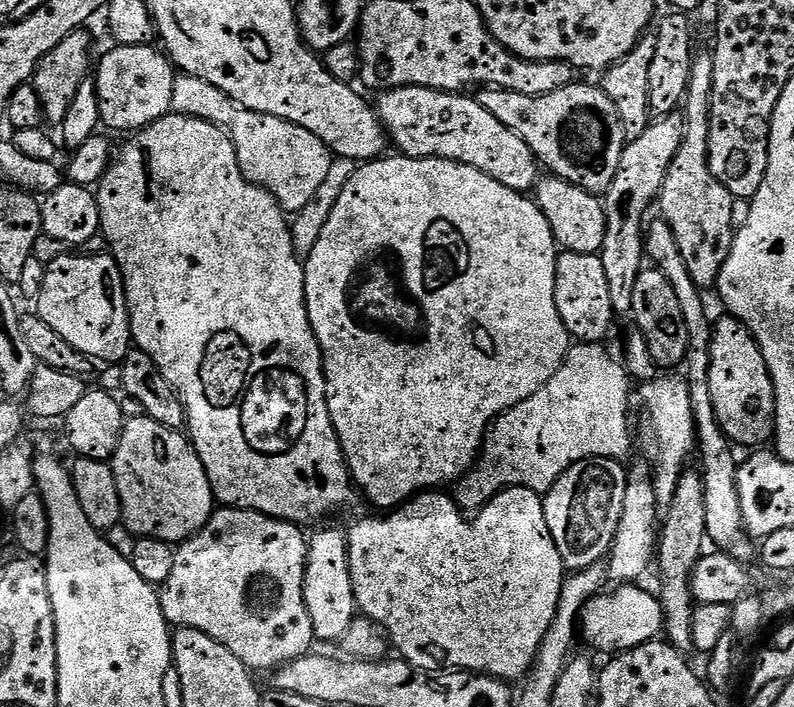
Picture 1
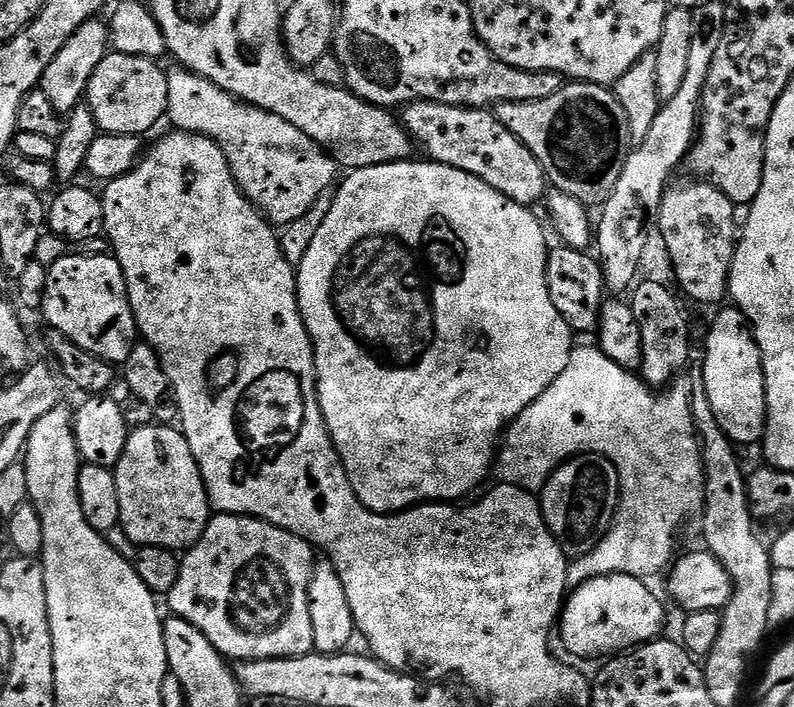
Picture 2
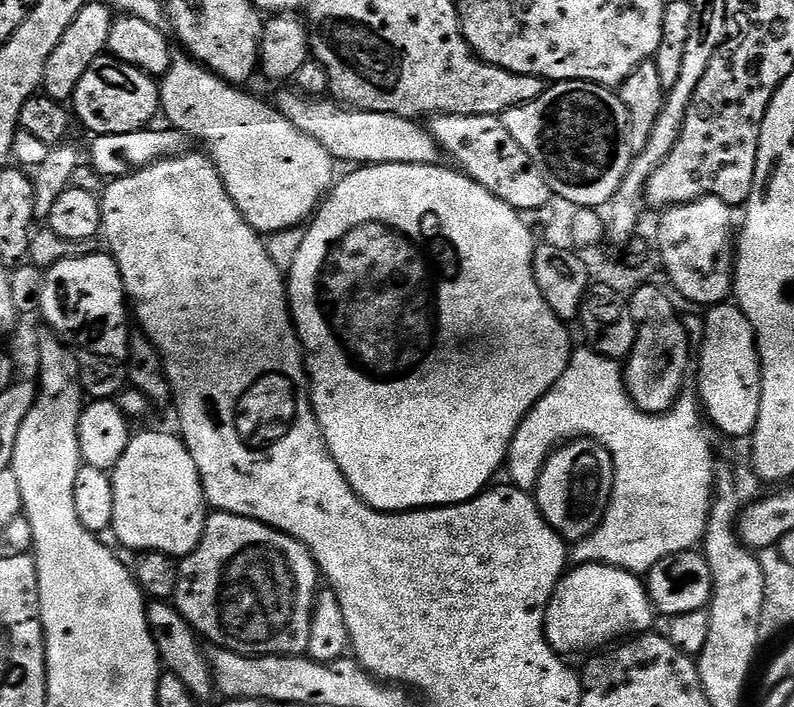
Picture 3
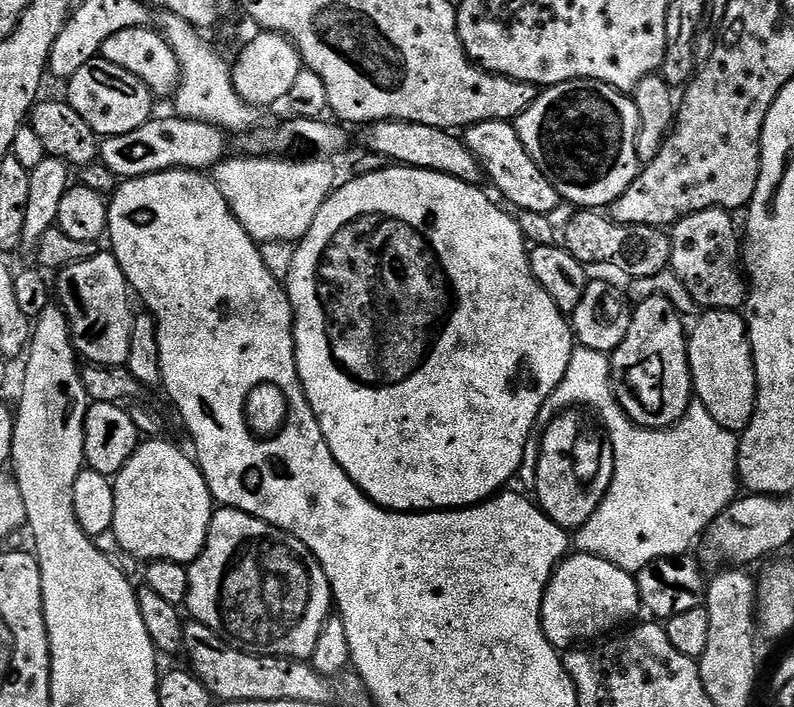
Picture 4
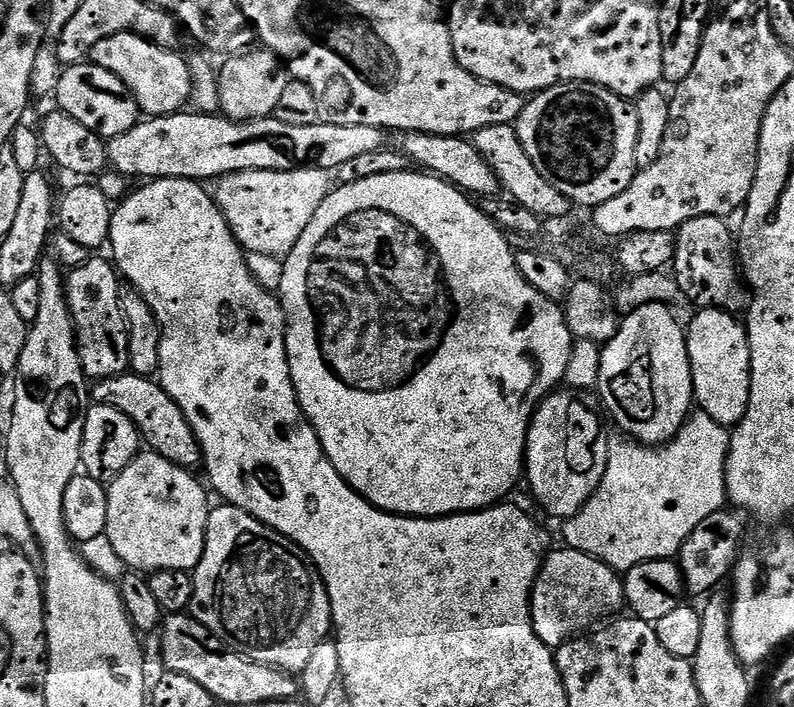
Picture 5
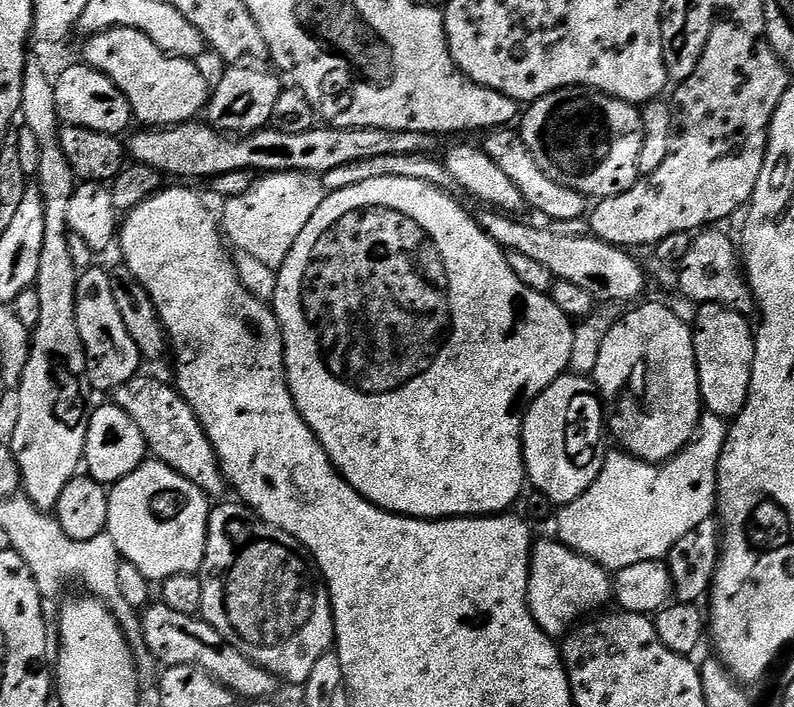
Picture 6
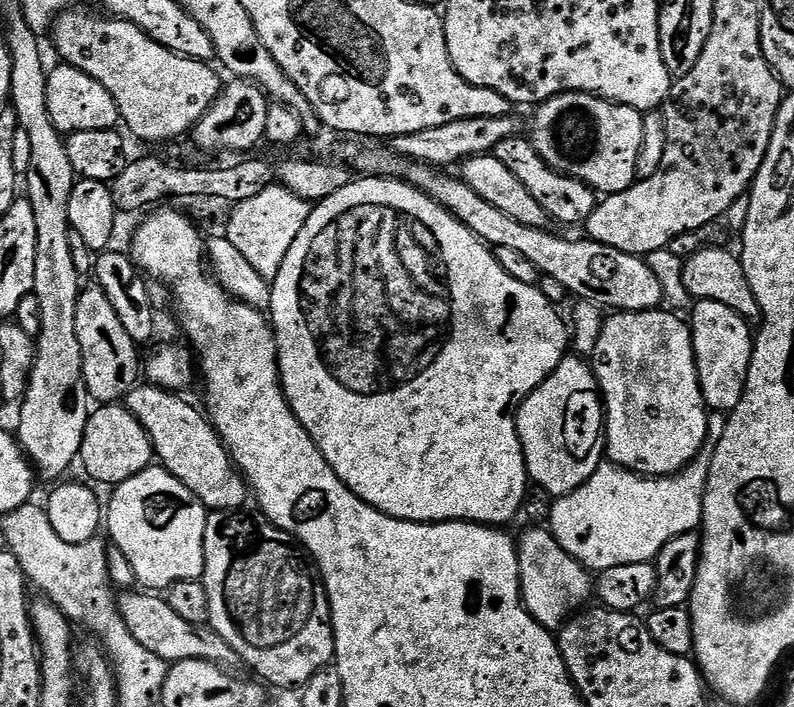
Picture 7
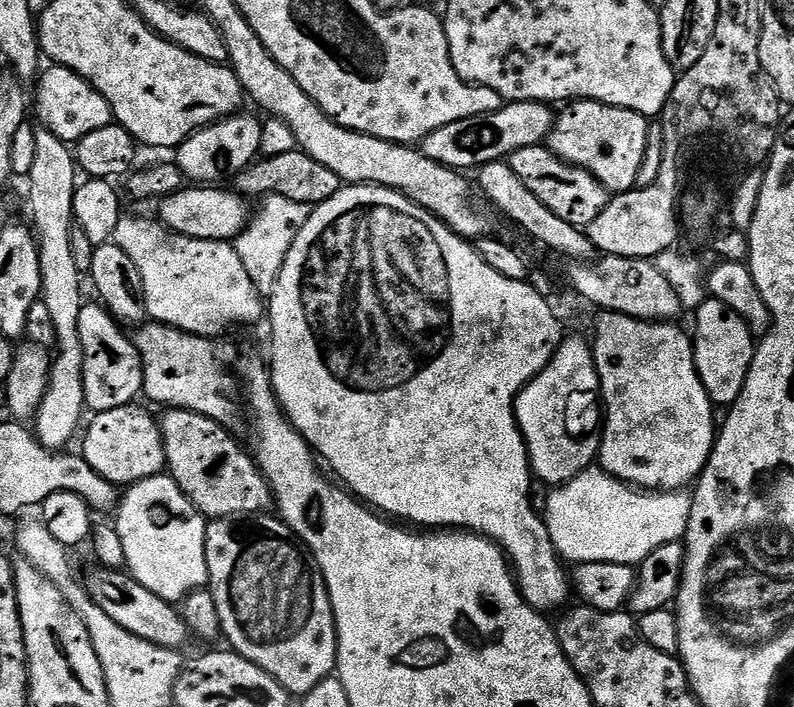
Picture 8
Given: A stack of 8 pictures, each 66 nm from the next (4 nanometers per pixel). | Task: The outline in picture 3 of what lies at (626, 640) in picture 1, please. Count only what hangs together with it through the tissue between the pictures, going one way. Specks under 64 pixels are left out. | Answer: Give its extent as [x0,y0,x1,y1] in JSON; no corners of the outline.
[545,562,654,654]

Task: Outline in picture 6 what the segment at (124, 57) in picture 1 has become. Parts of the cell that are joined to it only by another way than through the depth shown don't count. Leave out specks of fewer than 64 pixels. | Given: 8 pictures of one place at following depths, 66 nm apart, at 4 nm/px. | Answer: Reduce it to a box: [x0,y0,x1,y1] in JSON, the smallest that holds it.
[55,62,133,136]

